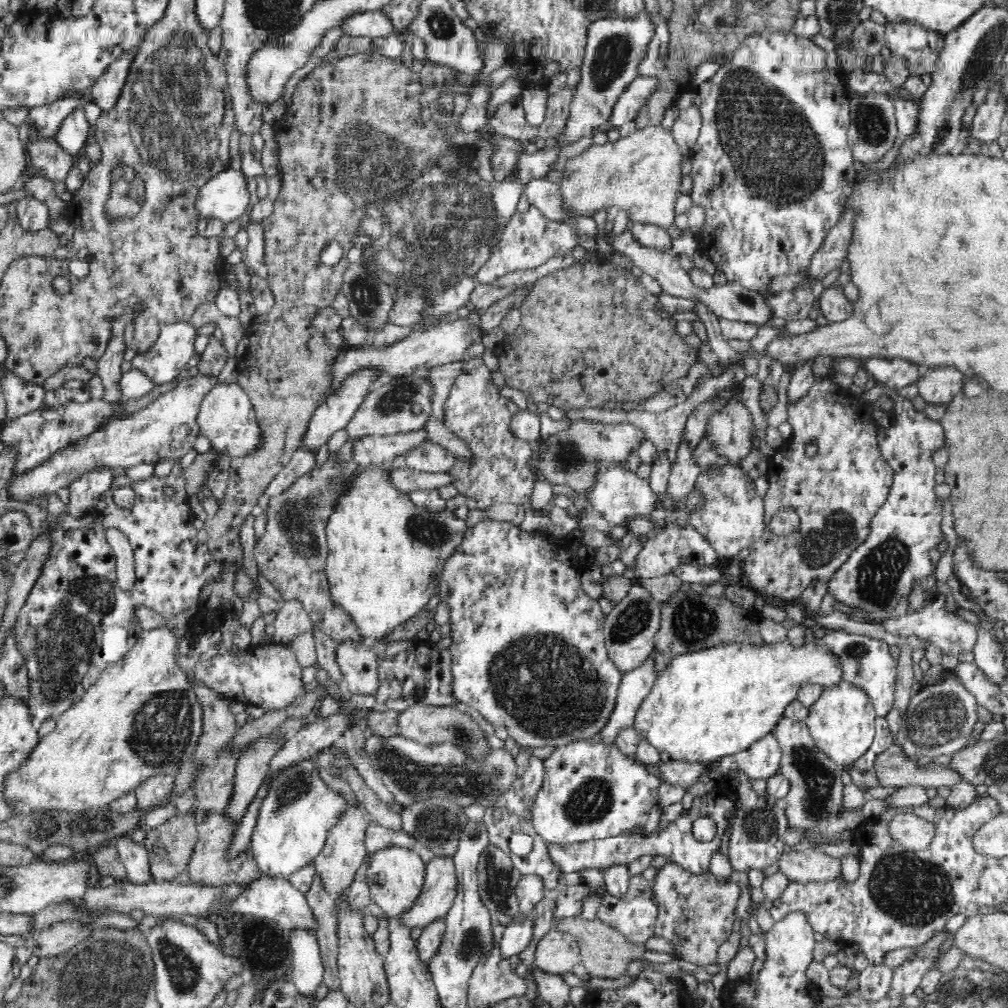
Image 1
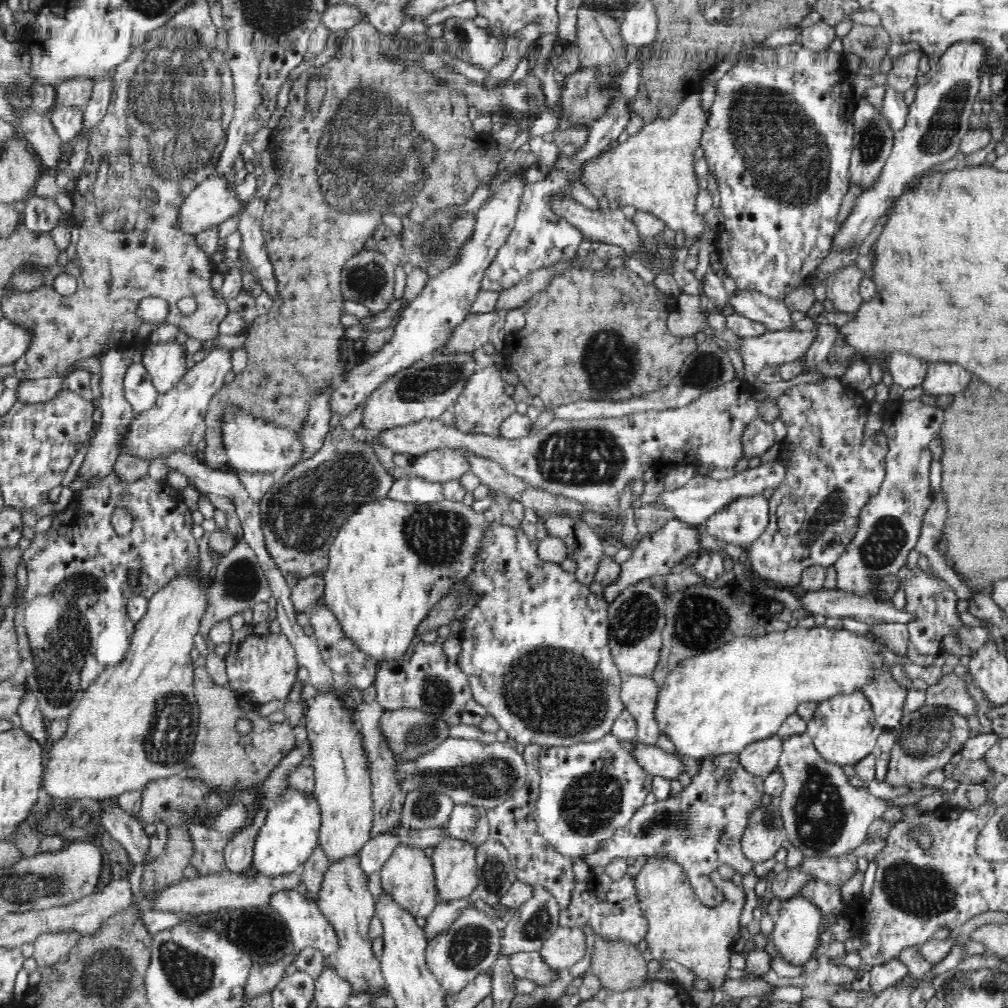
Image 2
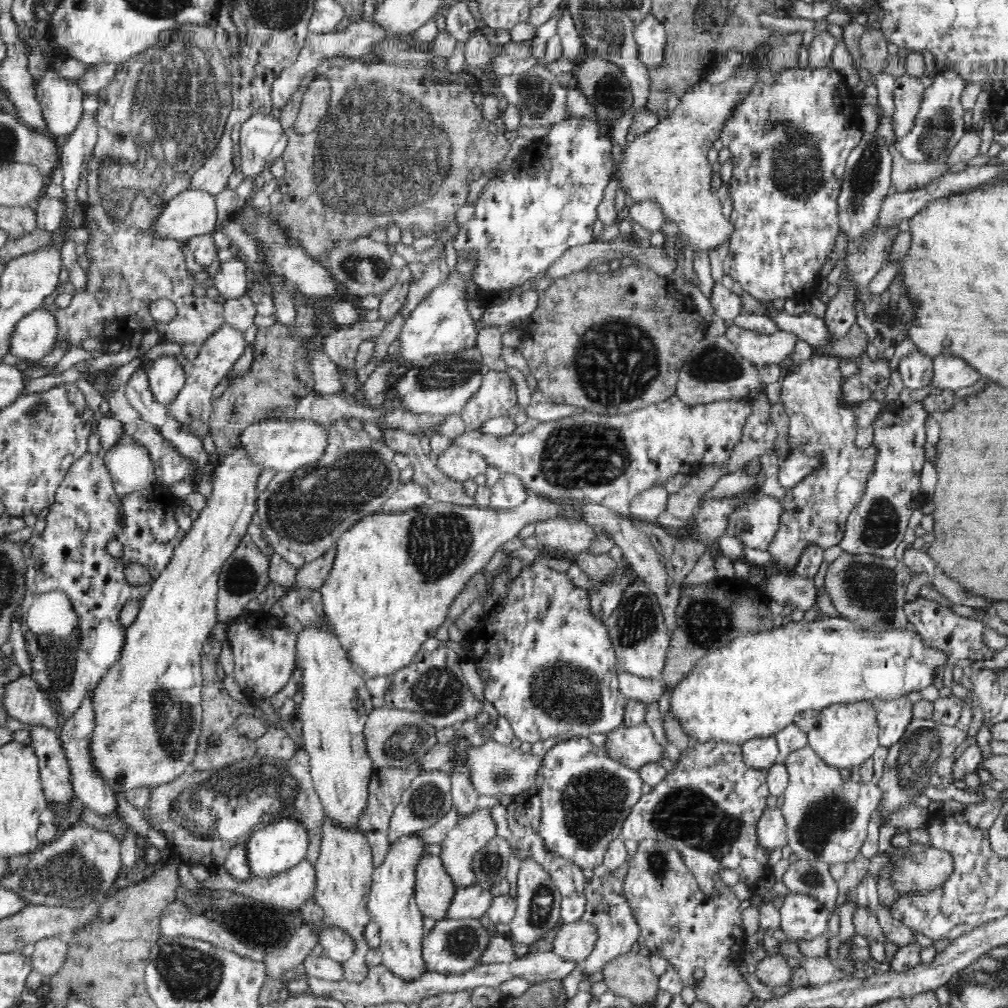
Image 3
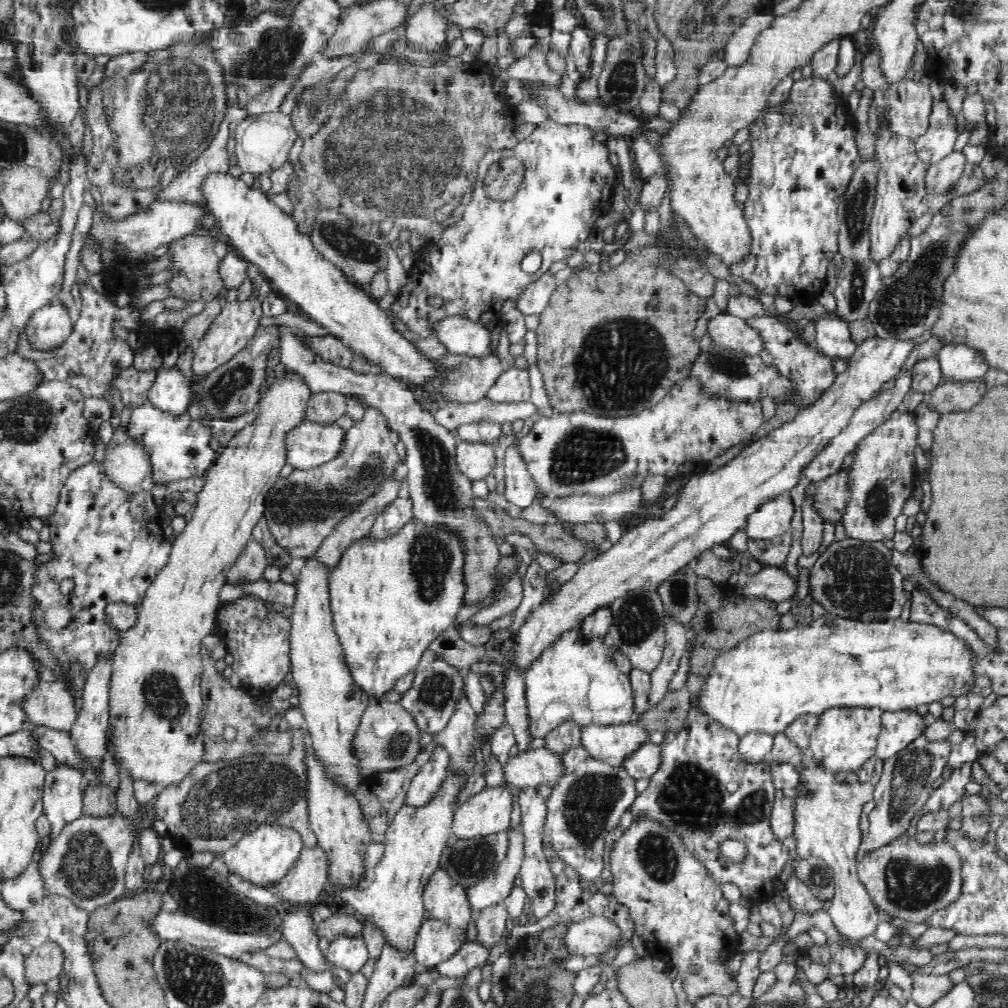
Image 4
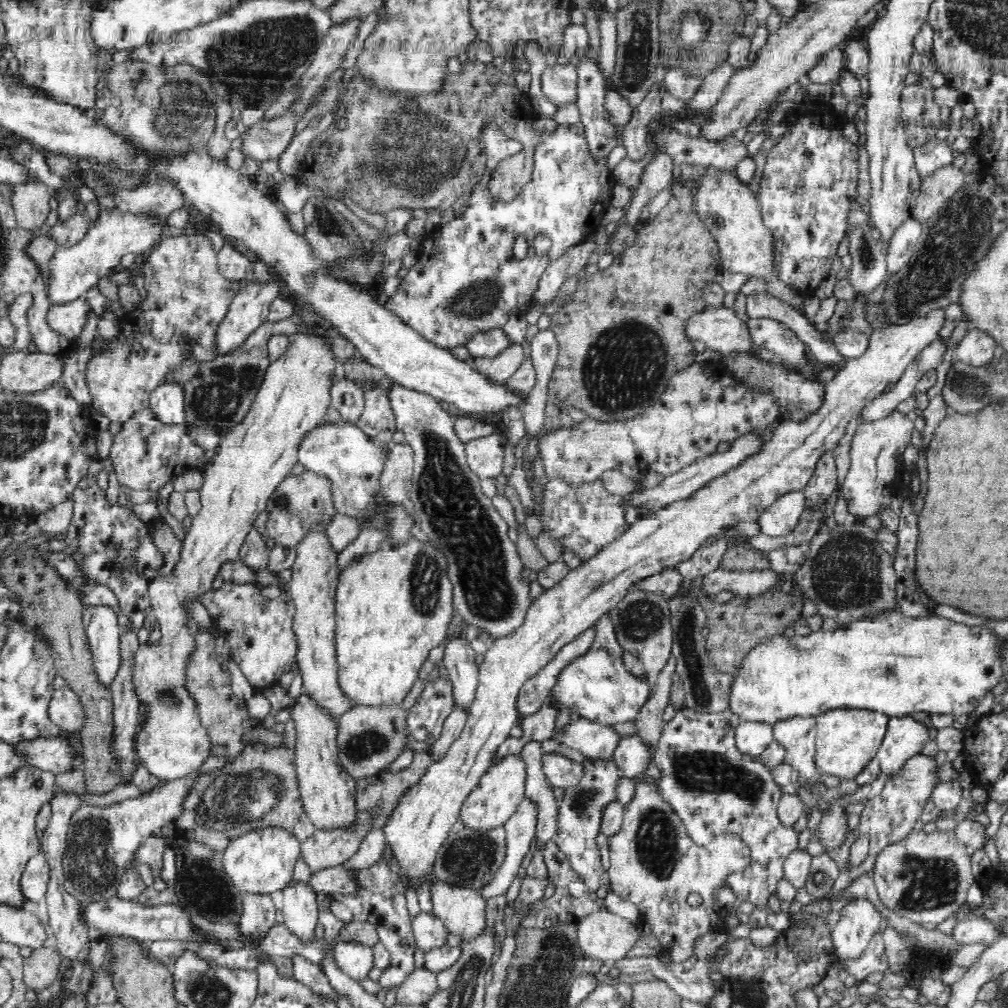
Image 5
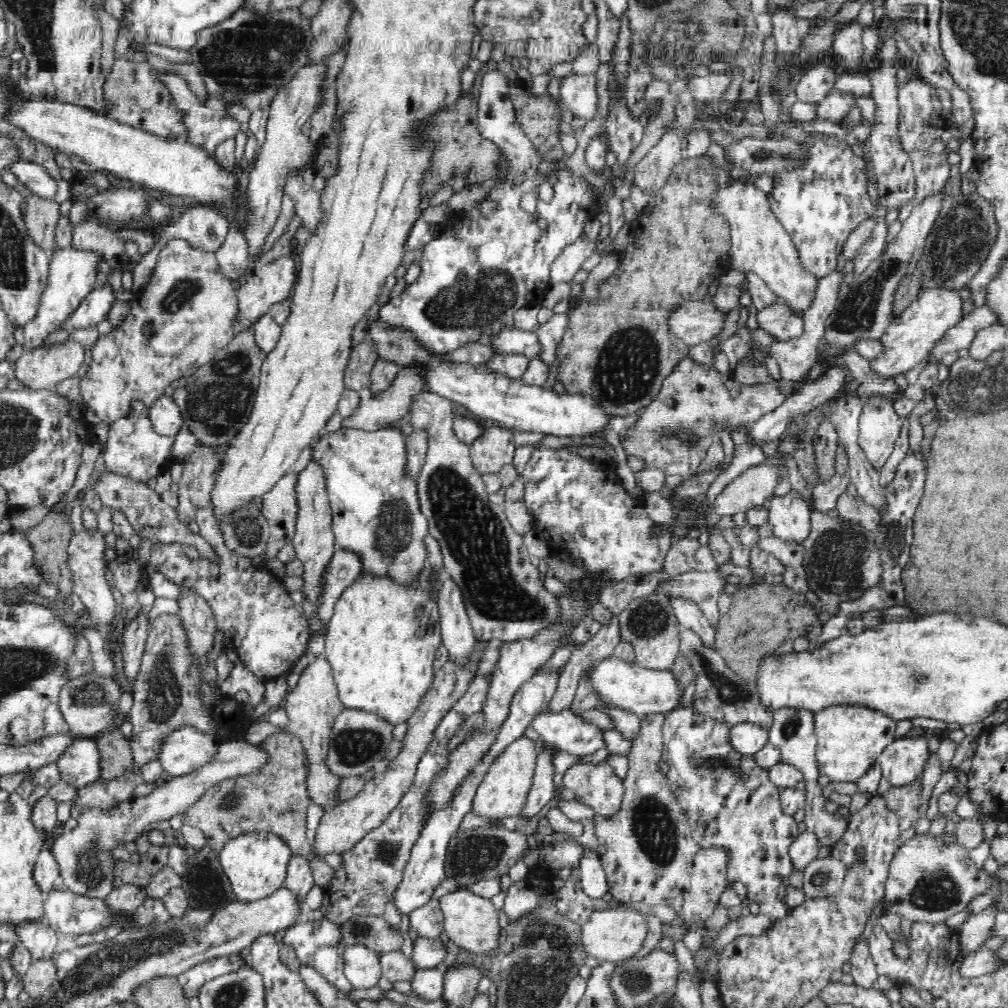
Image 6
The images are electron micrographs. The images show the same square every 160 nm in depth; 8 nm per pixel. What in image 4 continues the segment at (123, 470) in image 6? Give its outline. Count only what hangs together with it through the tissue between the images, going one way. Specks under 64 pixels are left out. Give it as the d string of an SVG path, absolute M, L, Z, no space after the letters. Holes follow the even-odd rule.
M148 400L132 410L128 422L128 436L143 446L143 451L149 456L151 466L151 479L154 487L168 487L170 482L181 481L192 476L202 477L206 469L212 466L218 456L215 444L209 433L209 428L194 419L187 413L180 417L164 413L156 409Z

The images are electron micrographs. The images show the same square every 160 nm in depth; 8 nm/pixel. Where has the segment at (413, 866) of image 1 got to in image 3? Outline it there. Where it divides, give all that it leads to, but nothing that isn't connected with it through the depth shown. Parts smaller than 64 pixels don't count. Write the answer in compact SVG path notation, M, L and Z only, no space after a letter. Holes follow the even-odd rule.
M426 856L419 865L417 871L416 901L422 915L444 921L449 916L450 906L453 904L454 896L457 894L457 884L446 871L445 863L441 856Z

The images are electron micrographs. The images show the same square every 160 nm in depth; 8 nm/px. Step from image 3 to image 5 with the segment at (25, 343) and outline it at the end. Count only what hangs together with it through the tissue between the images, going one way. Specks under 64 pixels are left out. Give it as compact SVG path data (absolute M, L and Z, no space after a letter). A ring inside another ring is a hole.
M80 297L70 304L51 306L46 314L48 325L71 340L76 340L88 322L92 306L88 298Z

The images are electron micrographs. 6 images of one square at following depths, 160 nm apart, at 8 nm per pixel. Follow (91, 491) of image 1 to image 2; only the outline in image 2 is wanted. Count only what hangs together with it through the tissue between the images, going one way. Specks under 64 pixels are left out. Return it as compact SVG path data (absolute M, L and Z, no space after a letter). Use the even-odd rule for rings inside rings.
M112 348L101 356L101 378L100 385L102 395L100 396L100 424L98 424L98 432L94 434L94 438L90 439L90 445L87 446L87 454L80 466L75 480L70 484L72 492L78 492L82 486L86 486L86 482L94 475L105 475L113 472L112 467L116 457L121 453L122 446L126 444L126 438L130 435L131 425L134 420L135 413L132 407L124 399L123 381L127 372L128 364L122 358L123 352L121 348Z

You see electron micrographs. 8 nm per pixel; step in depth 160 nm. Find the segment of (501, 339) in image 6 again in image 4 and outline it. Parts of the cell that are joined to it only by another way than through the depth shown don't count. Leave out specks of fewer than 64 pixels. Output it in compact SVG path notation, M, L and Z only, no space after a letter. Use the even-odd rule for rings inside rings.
M459 316L438 322L434 335L448 346L450 353L482 359L492 355L492 331Z

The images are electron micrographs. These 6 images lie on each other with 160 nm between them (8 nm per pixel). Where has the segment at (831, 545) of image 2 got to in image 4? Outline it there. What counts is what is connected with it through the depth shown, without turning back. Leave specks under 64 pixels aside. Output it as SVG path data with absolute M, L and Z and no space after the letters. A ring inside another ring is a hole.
M765 315L758 318L746 319L746 322L757 330L759 337L762 339L765 351L773 357L774 366L789 380L797 385L797 396L794 400L789 400L792 404L800 408L810 406L822 392L831 386L836 375L834 375L834 366L832 358L823 356L813 346L808 346L805 342L800 341L797 335L782 320ZM848 467L841 469L836 474L828 476L824 483L810 484L806 488L806 496L811 494L820 513L822 520L829 520L836 525L842 521L843 510L848 500Z

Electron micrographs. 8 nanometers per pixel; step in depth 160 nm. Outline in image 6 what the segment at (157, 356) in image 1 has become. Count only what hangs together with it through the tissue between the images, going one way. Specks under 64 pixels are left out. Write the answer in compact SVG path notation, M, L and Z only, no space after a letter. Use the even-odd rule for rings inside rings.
M170 396L158 398L152 407L148 408L148 417L158 435L176 436L184 425L182 414Z

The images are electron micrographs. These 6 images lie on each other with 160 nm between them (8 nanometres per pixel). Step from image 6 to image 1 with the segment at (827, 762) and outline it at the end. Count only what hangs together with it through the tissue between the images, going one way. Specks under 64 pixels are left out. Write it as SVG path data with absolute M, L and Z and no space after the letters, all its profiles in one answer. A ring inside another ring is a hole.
M843 680L836 686L824 688L820 698L810 706L805 723L816 748L839 766L851 767L874 742L876 716L870 697L862 689Z

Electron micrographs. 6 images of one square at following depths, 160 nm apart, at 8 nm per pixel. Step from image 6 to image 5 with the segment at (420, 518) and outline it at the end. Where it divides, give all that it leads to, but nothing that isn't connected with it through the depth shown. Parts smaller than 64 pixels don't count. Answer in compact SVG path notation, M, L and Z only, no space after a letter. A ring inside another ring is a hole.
M344 421L336 424L327 422L317 430L306 435L299 449L299 464L305 470L314 472L328 481L331 505L335 514L345 514L353 518L359 528L378 528L385 526L387 533L379 544L379 550L394 550L400 544L408 544L412 538L412 528L416 520L410 512L406 512L404 504L381 502L381 479L384 466L388 462L388 447L376 443L370 435L366 435L358 426Z

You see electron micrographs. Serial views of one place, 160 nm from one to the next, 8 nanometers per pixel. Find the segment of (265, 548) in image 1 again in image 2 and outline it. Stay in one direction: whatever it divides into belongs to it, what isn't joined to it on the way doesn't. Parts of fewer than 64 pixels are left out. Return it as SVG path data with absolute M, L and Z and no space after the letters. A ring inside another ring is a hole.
M340 424L336 429L329 428L320 448L312 456L295 464L291 469L276 472L274 484L260 500L259 513L267 551L282 571L288 586L292 588L309 574L324 572L329 565L330 546L346 518L356 514L356 510L364 504L388 499L394 482L386 465L378 459L372 443L358 442L352 432L343 430Z

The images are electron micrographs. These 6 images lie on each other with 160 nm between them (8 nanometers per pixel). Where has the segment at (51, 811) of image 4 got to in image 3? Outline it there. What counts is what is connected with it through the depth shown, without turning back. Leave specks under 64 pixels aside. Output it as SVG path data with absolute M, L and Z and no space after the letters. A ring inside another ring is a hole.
M34 725L31 746L39 758L41 787L45 799L60 816L66 816L76 800L72 773L58 731Z

